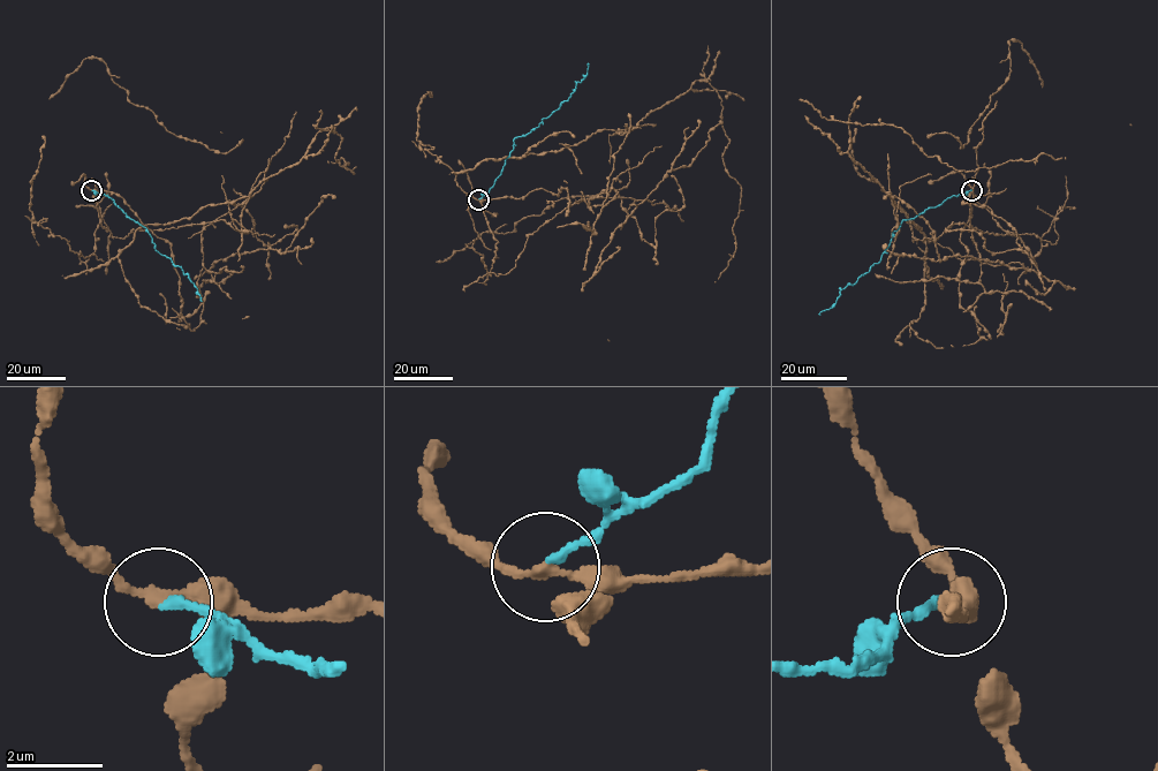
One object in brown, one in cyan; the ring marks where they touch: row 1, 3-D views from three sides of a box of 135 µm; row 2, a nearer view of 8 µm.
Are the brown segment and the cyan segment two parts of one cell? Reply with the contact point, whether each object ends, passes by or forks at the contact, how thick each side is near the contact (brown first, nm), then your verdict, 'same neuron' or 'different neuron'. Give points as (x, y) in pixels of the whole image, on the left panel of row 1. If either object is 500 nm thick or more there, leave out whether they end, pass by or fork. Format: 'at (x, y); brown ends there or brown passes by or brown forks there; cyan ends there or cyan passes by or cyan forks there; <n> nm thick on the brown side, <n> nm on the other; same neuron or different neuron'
at (91, 190); brown passes by; cyan ends there; 200 nm thick on the brown side, 180 nm on the other; different neuron

